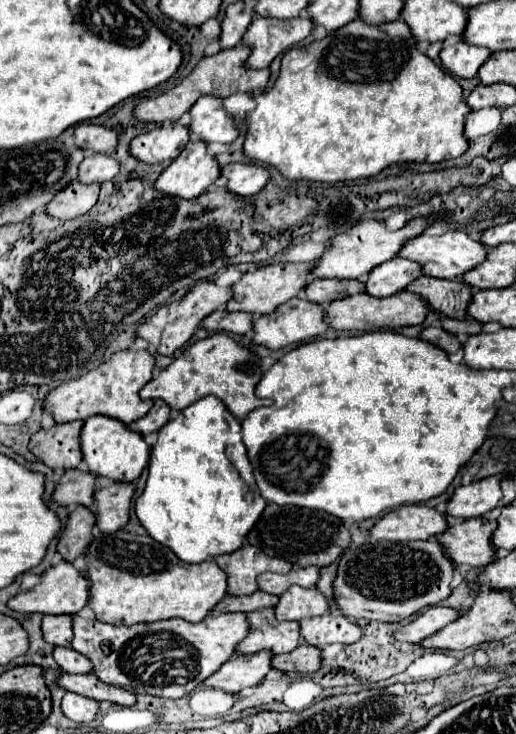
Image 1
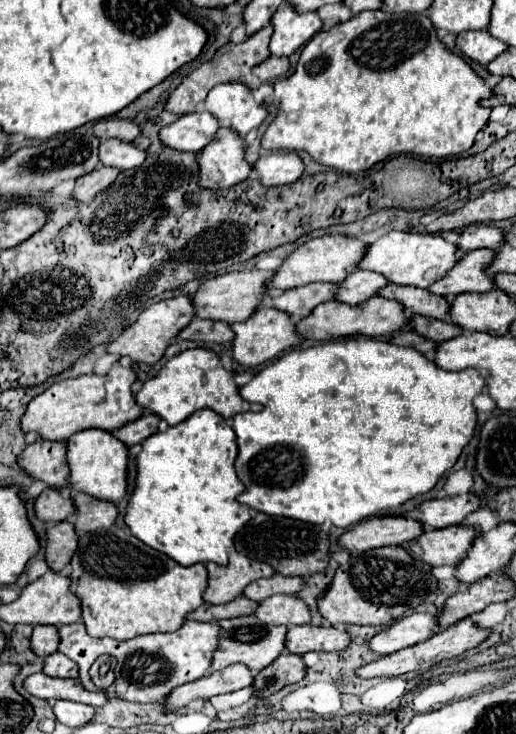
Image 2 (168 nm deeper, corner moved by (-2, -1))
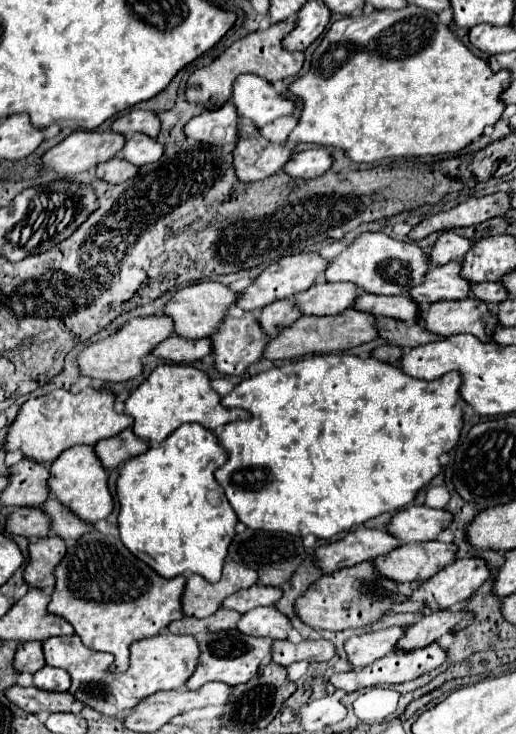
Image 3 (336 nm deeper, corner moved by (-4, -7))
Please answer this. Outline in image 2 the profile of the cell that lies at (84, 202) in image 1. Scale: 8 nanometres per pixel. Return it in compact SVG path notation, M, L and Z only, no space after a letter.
M99 165L97 169L93 169L91 173L83 175L81 179L77 179L77 185L75 185L75 197L81 199L81 201L89 201L93 199L99 191L105 191L115 179L117 175L121 173L121 169L117 167L105 167L105 165Z

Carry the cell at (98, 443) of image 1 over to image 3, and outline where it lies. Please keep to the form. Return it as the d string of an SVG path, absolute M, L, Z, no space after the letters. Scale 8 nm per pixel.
M79 445L79 447L67 449L63 457L53 461L49 487L53 495L63 505L67 505L75 515L79 515L87 523L97 523L99 519L109 517L113 511L113 497L109 493L107 479L109 479L109 473L103 469L103 463L99 463L99 457L95 457L95 447Z

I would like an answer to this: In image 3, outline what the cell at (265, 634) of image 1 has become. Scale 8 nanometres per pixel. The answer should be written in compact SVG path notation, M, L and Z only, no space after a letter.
M227 629L215 633L201 633L199 645L201 645L201 659L197 671L187 681L189 689L199 689L203 683L209 681L223 681L229 685L239 685L243 681L249 681L251 677L255 677L255 673L259 673L261 661L271 655L273 641L269 637L251 637L239 633L237 629Z

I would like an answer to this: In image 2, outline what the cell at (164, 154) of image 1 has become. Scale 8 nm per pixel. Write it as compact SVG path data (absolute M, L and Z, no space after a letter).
M187 113L161 129L161 141L177 151L201 151L219 129L217 117L209 113Z

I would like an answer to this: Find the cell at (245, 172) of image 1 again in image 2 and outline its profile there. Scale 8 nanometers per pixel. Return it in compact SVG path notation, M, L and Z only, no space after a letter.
M269 153L259 157L255 163L255 173L263 185L287 185L295 183L305 165L297 153Z

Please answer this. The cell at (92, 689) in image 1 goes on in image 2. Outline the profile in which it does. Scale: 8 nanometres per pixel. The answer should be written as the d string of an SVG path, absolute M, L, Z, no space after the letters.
M35 673L35 675L27 677L23 681L23 687L31 695L35 695L39 699L45 699L45 701L69 699L69 701L91 705L91 707L99 707L107 699L107 695L103 691L99 691L99 693L85 691L81 687L79 679L53 679L53 677L47 677L43 673Z

